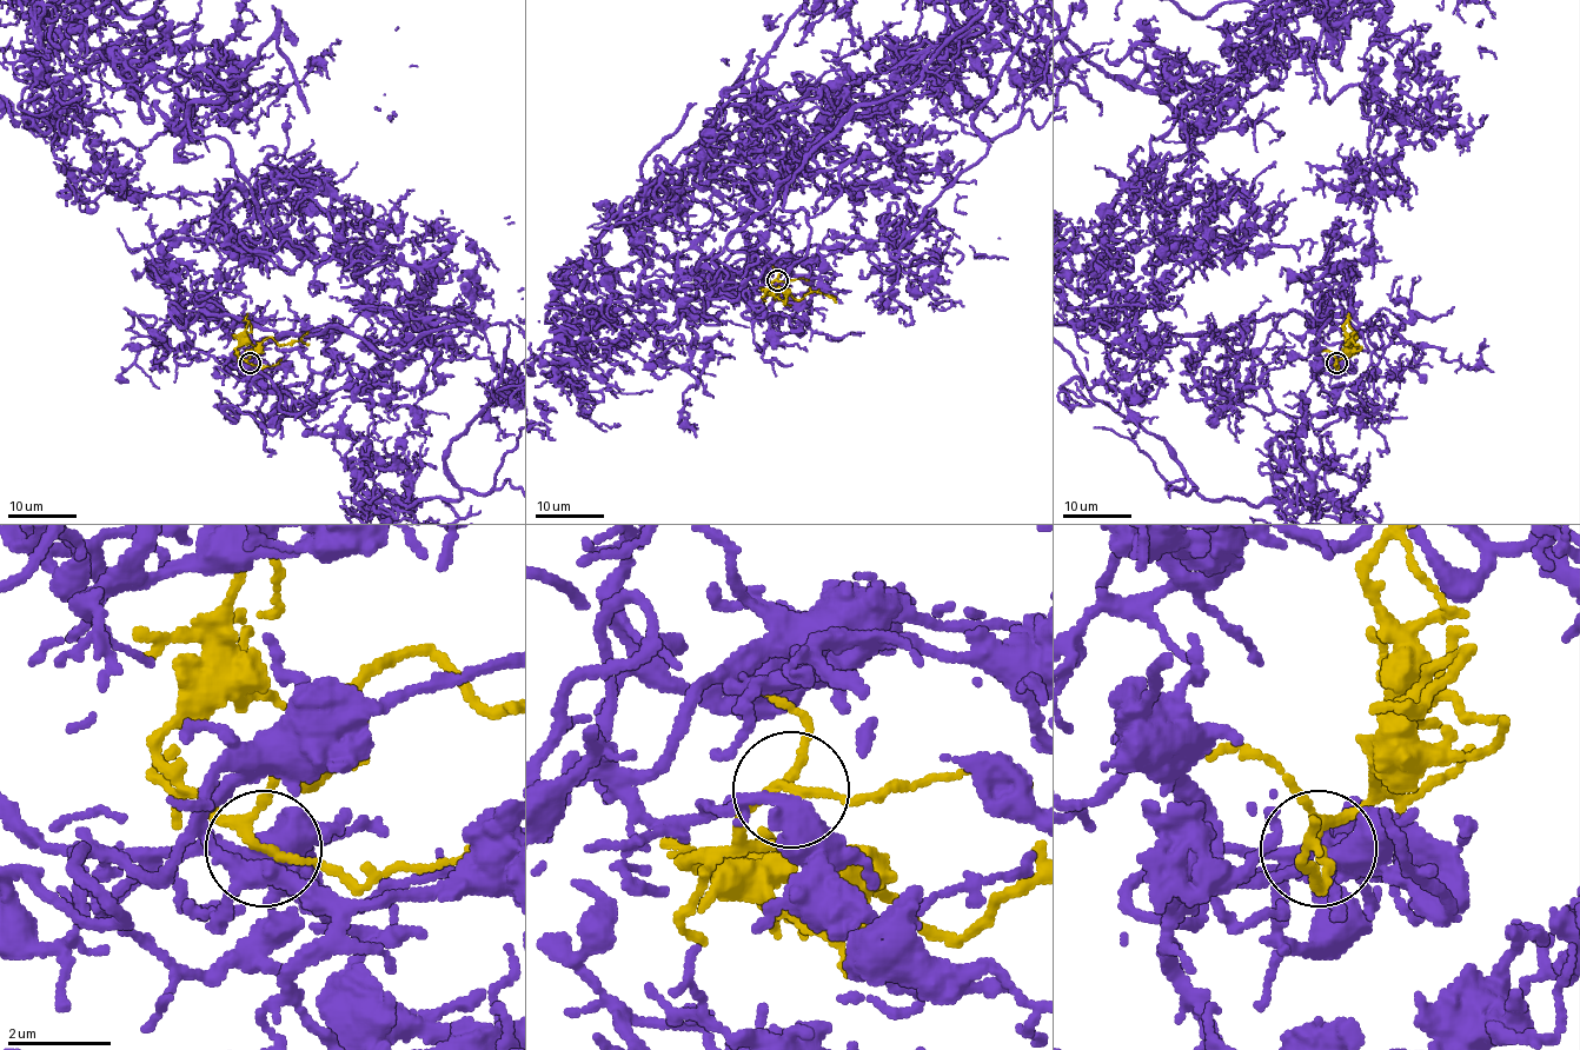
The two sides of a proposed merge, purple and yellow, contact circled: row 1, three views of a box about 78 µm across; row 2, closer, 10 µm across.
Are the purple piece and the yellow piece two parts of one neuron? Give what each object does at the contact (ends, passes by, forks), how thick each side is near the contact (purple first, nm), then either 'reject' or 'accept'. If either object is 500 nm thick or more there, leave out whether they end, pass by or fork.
purple passes by; yellow forks there; 400 nm thick on the purple side, 140 nm on the other; accept

